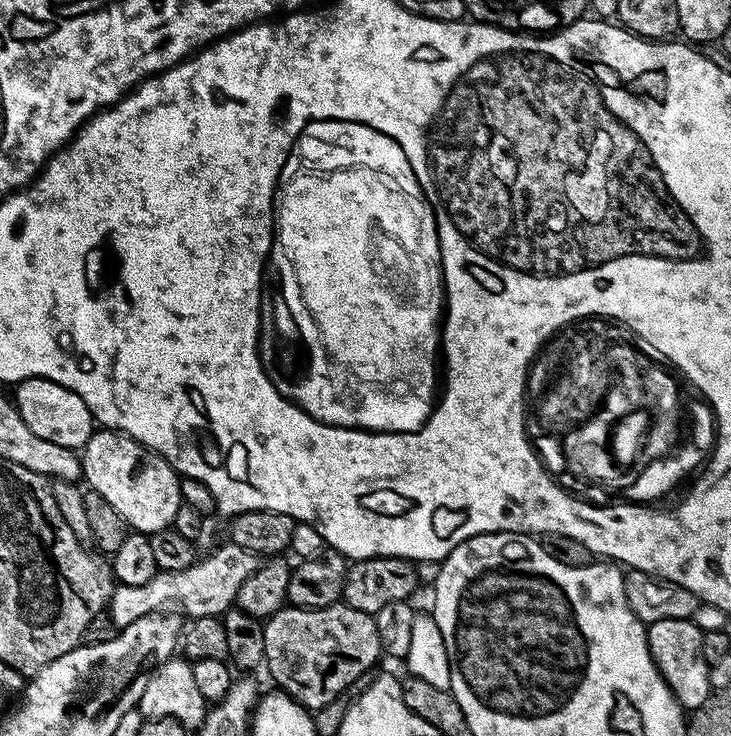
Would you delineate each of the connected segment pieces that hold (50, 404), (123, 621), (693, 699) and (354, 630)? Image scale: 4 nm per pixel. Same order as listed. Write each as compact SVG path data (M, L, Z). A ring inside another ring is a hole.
M35 376L29 380L21 380L15 385L14 392L14 403L22 422L26 422L26 426L30 426L30 430L34 430L38 438L46 438L46 442L55 442L57 446L80 450L92 437L92 412L74 390L53 380L47 380L45 376Z
M225 542L216 548L208 557L197 559L186 570L181 572L157 571L150 582L142 582L142 586L126 586L117 583L112 589L112 597L106 609L108 617L116 623L117 629L138 622L138 618L149 616L151 612L175 610L188 618L198 616L223 617L224 613L236 603L238 590L242 590L242 582L254 574L258 557L250 550L242 550L242 546Z
M663 620L647 625L648 645L652 660L658 666L662 678L670 686L681 708L695 710L701 708L712 692L706 658L702 654L704 633L694 621Z
M343 602L325 608L279 608L264 621L264 633L264 664L276 683L273 685L309 710L334 703L382 656L375 615L354 610Z

